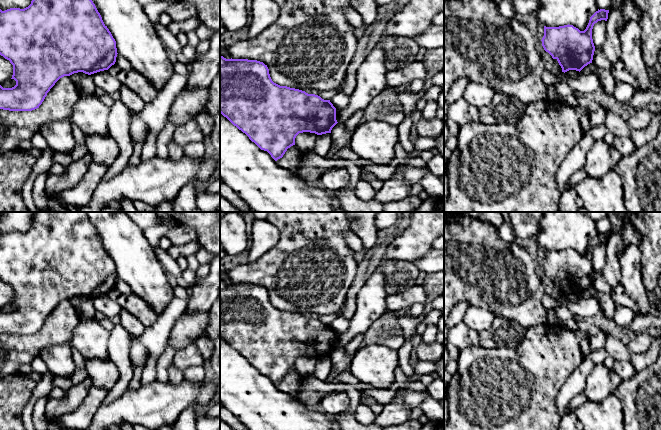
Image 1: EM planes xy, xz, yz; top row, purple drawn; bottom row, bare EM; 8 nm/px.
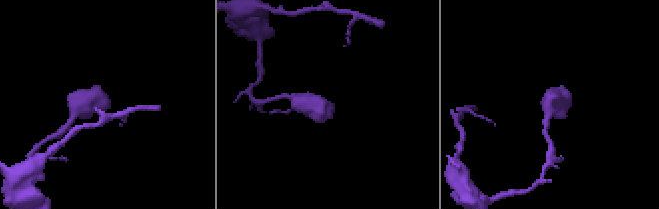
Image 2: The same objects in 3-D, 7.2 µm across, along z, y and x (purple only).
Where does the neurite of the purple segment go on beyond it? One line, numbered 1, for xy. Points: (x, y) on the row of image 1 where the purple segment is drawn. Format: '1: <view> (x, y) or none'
1: none

